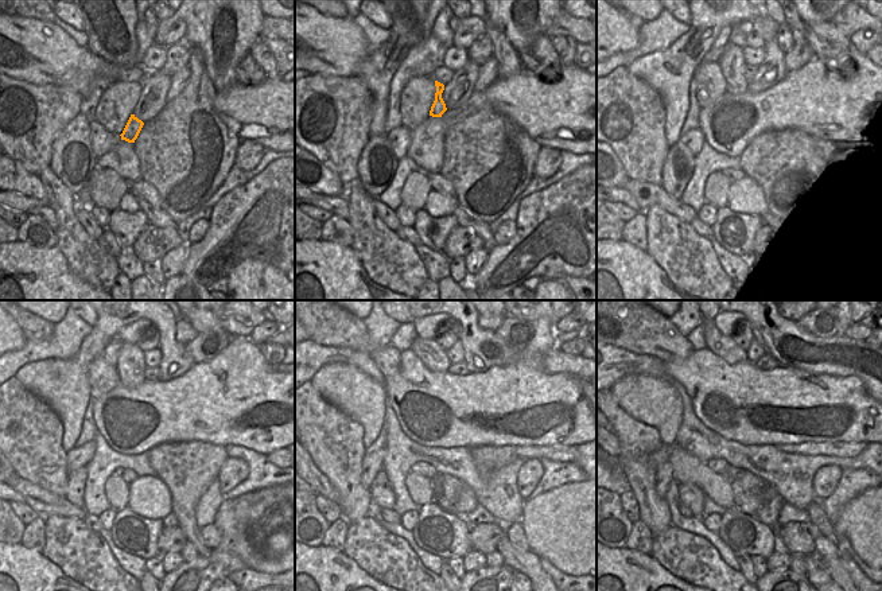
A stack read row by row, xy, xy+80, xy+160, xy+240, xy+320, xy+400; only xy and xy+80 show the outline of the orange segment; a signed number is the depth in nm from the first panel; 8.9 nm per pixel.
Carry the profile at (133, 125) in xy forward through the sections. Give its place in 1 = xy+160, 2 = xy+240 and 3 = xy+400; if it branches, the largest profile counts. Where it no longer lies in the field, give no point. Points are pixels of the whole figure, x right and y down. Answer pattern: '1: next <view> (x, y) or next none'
1: next xy+160 (731, 63)
2: next xy+240 (131, 366)
3: next xy+400 (723, 346)

